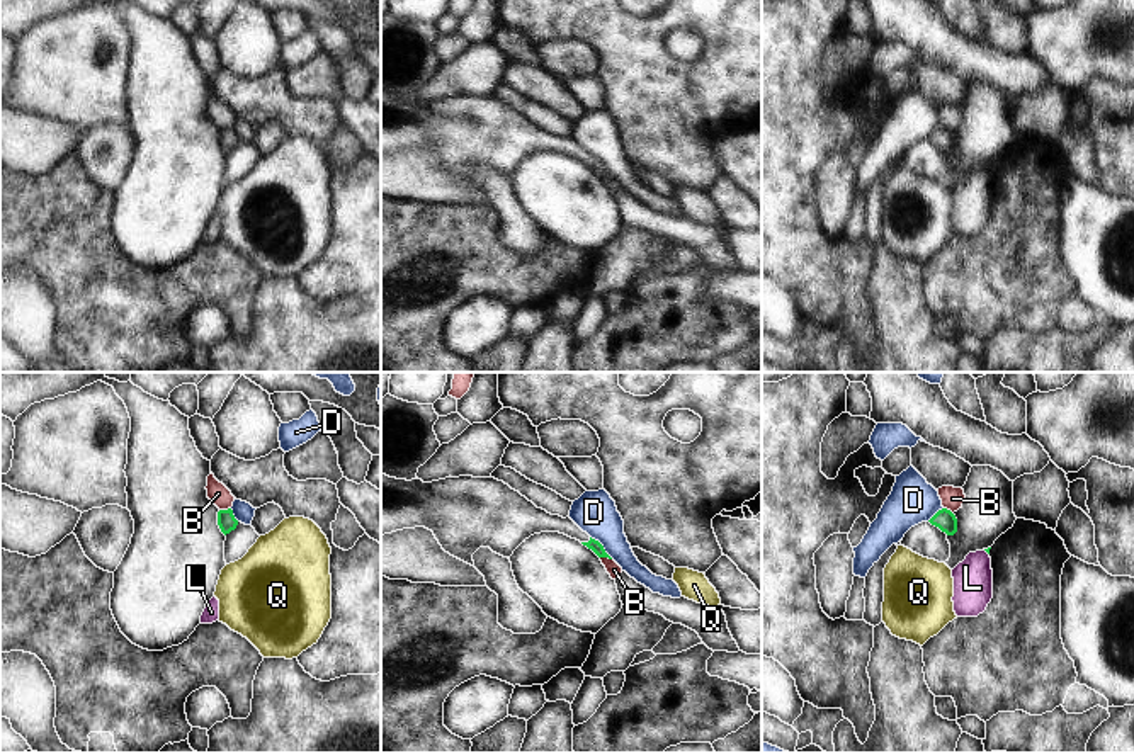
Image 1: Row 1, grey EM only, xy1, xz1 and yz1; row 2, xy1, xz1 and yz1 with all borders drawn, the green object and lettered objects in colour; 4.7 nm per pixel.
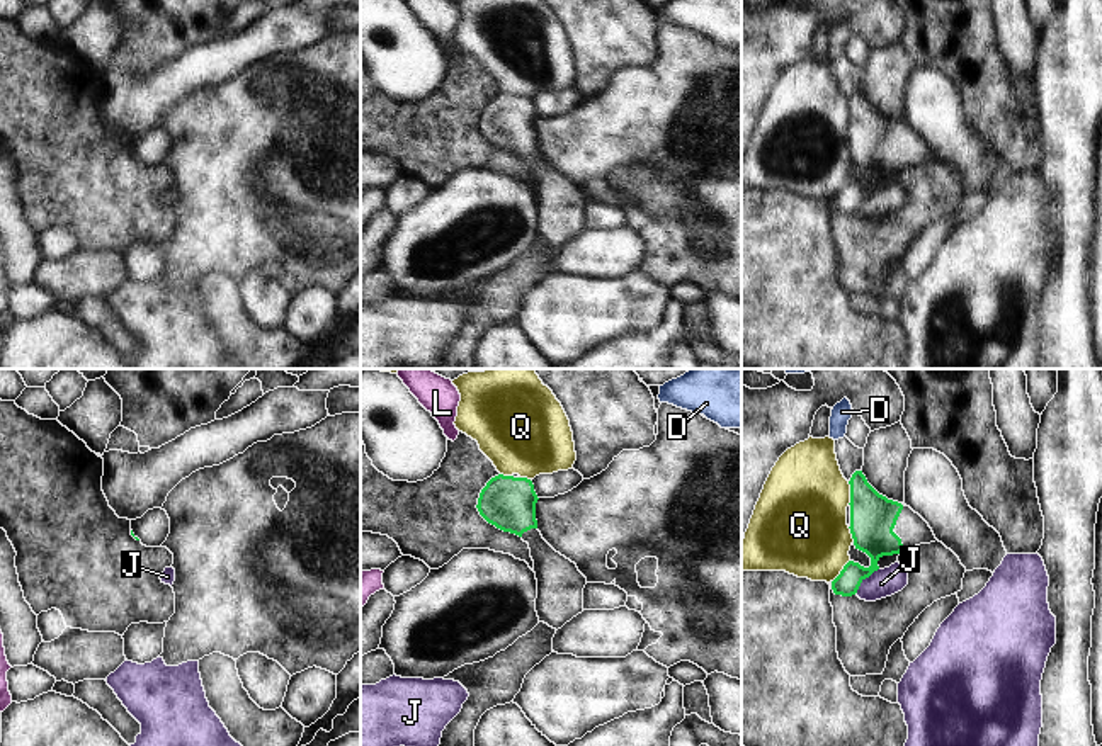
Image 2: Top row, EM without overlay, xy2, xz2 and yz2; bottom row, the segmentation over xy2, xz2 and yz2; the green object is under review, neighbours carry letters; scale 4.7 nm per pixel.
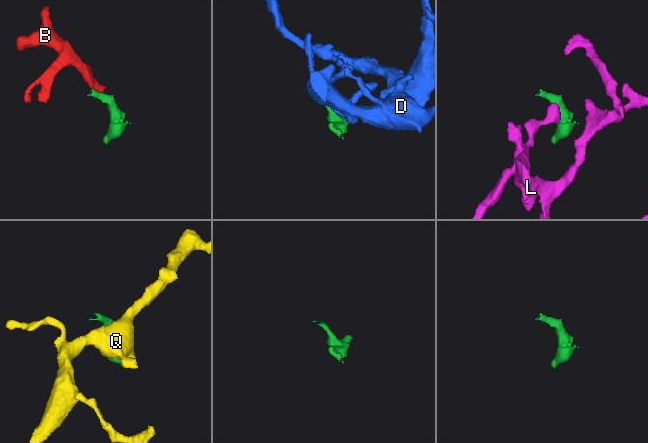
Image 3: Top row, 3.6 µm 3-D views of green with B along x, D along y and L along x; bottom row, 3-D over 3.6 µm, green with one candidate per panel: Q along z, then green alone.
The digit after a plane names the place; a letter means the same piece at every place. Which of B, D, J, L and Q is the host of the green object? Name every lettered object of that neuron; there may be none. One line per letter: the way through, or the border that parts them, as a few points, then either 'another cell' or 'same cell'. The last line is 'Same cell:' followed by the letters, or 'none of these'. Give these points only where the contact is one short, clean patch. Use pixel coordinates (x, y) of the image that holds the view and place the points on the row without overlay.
B: border xy1 (230, 126), (220, 130); another cell
D: border xz1 (590, 155), (612, 177); another cell
J: border yz2 (878, 187), (854, 213); another cell
L: border yz1 (983, 169), (988, 174); another cell
Q: another cell
Same cell: none of these

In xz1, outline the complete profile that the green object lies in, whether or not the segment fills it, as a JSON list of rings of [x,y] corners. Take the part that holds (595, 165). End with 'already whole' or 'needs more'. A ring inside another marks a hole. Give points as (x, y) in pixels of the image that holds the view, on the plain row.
[[[381,93],[381,155],[403,148],[425,146],[434,151],[445,172],[474,185],[473,173],[479,167],[510,177],[530,155],[559,151],[580,160],[598,177],[612,178],[604,165],[583,151],[570,136],[551,134],[495,97],[445,97],[432,102],[396,99]]]; needs more

